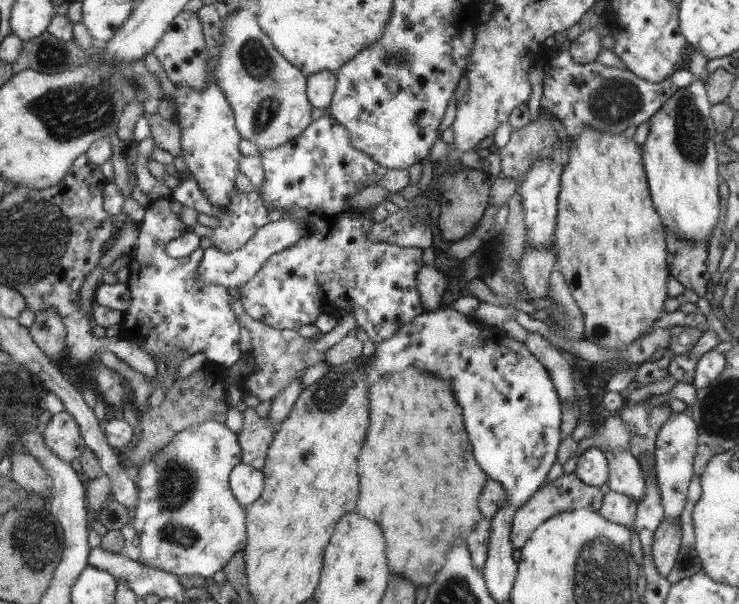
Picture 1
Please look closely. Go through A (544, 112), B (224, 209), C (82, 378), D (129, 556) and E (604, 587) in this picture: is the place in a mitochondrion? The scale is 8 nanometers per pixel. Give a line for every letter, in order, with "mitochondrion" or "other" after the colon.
A: other
B: other
C: other
D: other
E: mitochondrion

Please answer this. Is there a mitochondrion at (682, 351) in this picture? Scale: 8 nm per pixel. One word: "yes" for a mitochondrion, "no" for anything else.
no

